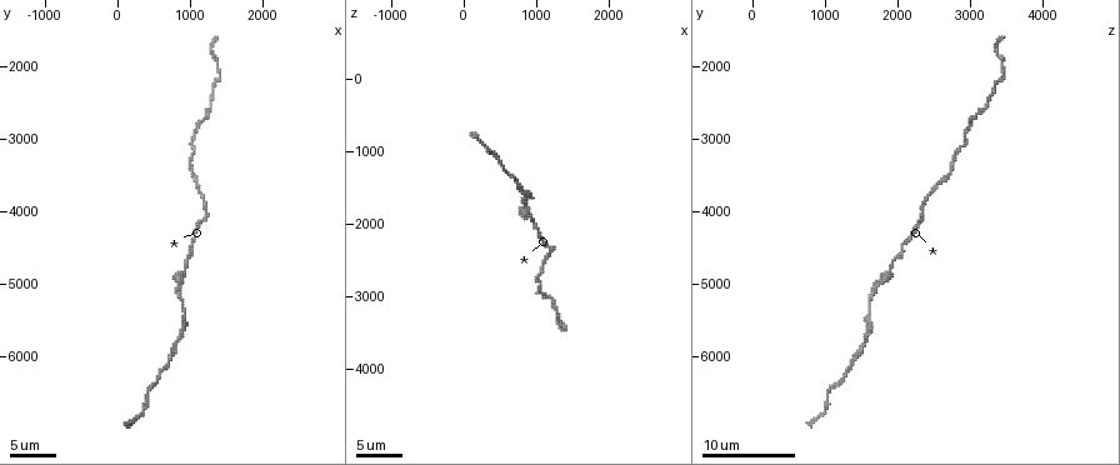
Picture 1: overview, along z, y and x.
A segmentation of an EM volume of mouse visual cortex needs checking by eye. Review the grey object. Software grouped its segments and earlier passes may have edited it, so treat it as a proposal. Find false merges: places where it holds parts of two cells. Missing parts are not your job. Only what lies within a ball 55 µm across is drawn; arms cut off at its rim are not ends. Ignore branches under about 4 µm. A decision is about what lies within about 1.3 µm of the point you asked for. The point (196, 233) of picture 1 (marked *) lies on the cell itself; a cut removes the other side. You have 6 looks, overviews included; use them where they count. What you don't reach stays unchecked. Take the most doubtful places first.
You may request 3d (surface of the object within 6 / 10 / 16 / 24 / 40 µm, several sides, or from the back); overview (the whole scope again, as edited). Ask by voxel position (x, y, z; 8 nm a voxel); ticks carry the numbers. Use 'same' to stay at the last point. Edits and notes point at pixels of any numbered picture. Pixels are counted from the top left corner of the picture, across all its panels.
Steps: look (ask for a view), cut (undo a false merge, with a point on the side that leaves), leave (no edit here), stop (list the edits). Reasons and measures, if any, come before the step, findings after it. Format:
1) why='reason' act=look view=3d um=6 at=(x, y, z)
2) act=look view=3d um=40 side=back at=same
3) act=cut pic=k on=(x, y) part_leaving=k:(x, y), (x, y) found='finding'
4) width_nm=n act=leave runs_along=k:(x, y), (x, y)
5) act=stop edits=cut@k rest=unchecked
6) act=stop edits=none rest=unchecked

why='calibre changes' act=look view=3d um=10 at=(900, 4850, 1900)

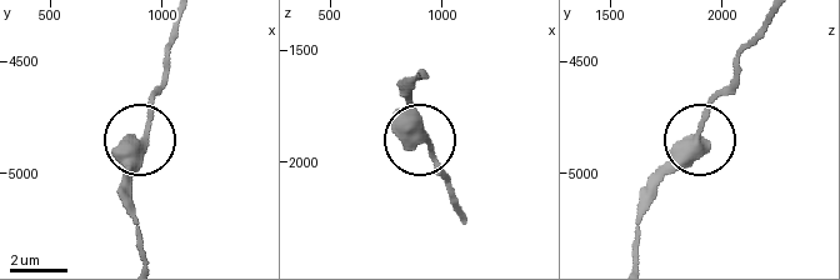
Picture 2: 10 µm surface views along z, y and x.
act=leave runs_along=2:(771, 21), (738, 56), (693, 150), (653, 190) found='all the same cell'

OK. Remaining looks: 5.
why='calibre changes' act=look view=3d um=6 at=(1100, 2950, 2950)

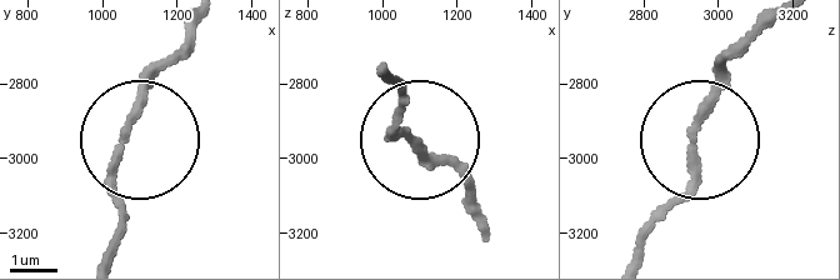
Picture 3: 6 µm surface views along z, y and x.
act=leave runs_along=3:(385, 75), (405, 106), (393, 130), (473, 186) found='continuous, no second cell'

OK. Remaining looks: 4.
why='narrows sharply' act=look view=3d um=10 at=(1250, 2500, 3250)

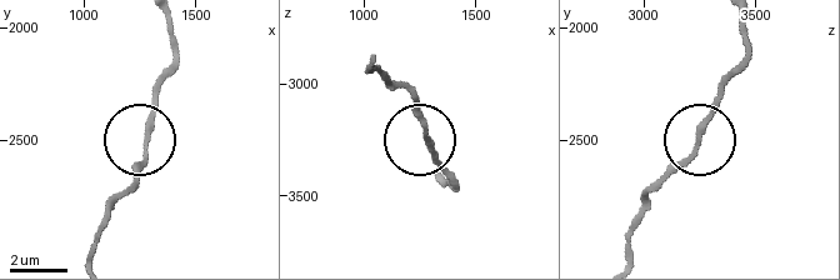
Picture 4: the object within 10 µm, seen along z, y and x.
act=look view=3d um=10 side=back at=(1290, 2520, 3230)

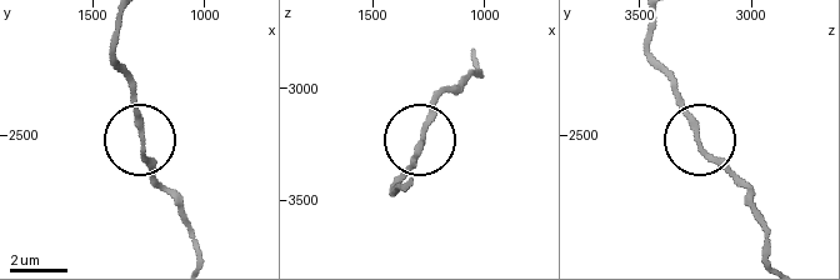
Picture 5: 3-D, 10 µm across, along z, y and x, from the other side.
act=leave runs_along=5:(474, 64), (478, 71), (438, 100), (414, 165) found='one cell here'

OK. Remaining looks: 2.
act=stop edits=none rest=unchecked

